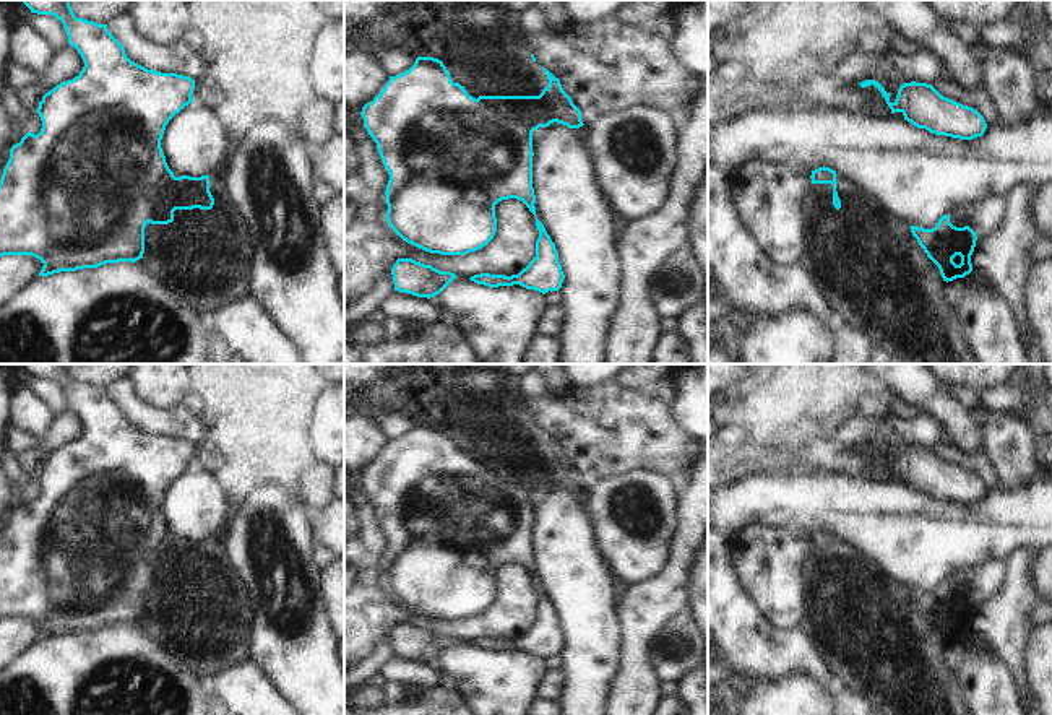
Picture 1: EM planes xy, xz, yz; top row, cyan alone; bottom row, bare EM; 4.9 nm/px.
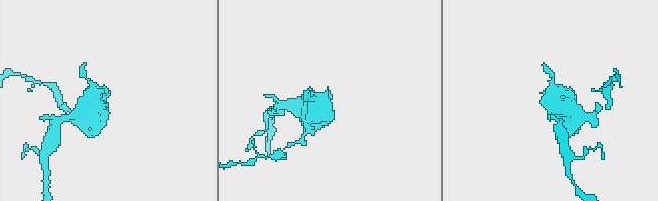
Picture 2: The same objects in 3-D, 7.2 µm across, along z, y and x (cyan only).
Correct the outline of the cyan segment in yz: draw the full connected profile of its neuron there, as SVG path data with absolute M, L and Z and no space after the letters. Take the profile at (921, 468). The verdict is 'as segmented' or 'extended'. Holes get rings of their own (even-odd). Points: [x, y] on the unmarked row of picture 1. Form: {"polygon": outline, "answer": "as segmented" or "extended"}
{"polygon": "M865 444L859 448L860 452L873 448L885 462L891 478L901 476L904 484L914 491L938 500L972 504L982 500L987 492L984 481L976 473L942 460L932 448L904 447L893 466L890 465L891 458L878 445Z", "answer": "as segmented"}

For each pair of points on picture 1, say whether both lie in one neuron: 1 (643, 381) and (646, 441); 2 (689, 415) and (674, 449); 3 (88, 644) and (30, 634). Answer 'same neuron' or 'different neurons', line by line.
1: different neurons
2: different neurons
3: different neurons

